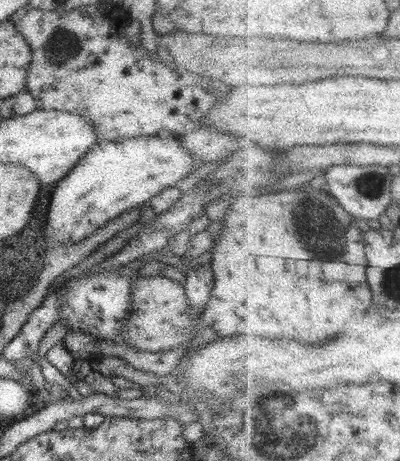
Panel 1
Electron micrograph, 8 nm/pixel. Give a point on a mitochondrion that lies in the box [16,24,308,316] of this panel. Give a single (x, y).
(61, 47)

